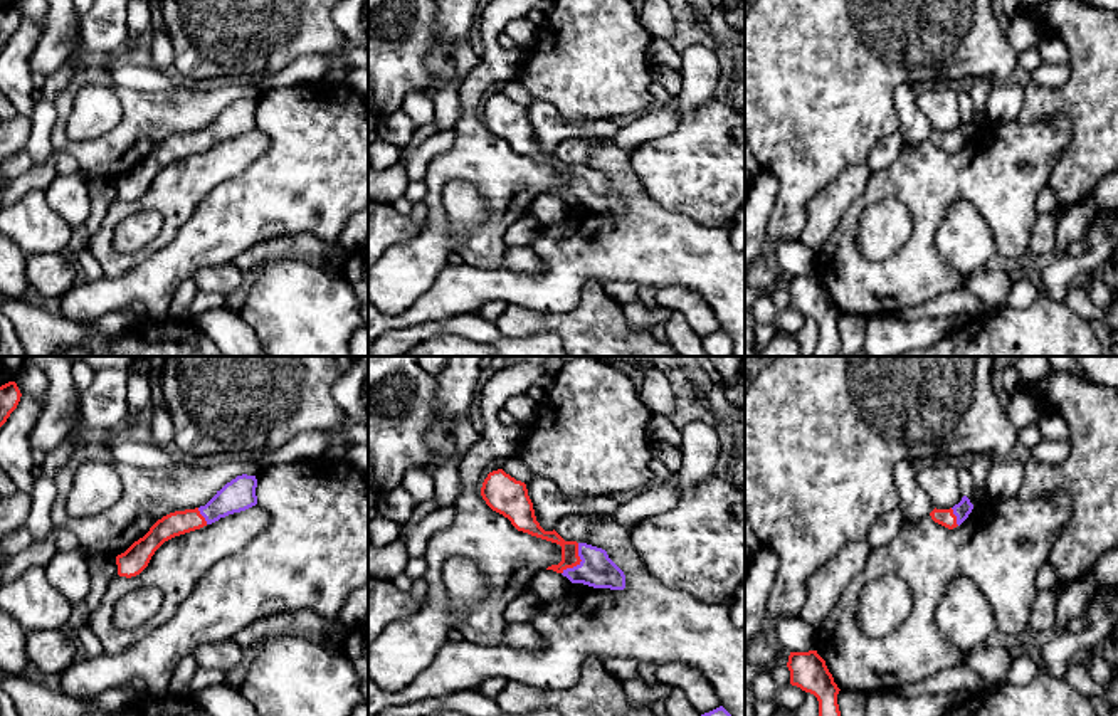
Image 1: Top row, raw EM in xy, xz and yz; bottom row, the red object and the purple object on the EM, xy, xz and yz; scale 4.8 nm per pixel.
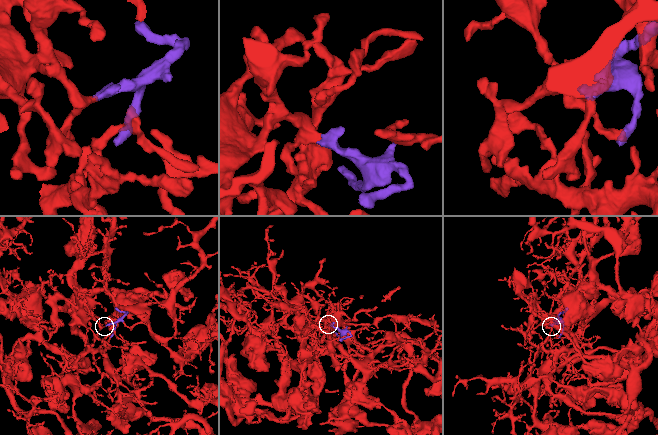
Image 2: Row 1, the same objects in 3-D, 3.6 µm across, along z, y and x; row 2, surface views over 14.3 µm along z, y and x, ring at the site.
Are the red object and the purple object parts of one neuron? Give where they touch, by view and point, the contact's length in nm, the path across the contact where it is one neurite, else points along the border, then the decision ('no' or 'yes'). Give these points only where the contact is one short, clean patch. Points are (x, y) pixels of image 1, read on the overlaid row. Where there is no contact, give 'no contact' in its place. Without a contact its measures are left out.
contact xz (579, 562); length 170 nm; way xz (570, 558), (579, 562), (597, 570); yes

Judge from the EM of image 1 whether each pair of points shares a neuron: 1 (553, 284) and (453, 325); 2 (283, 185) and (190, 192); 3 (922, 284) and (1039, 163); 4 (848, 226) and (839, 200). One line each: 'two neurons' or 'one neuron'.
1: two neurons
2: two neurons
3: one neuron
4: two neurons

